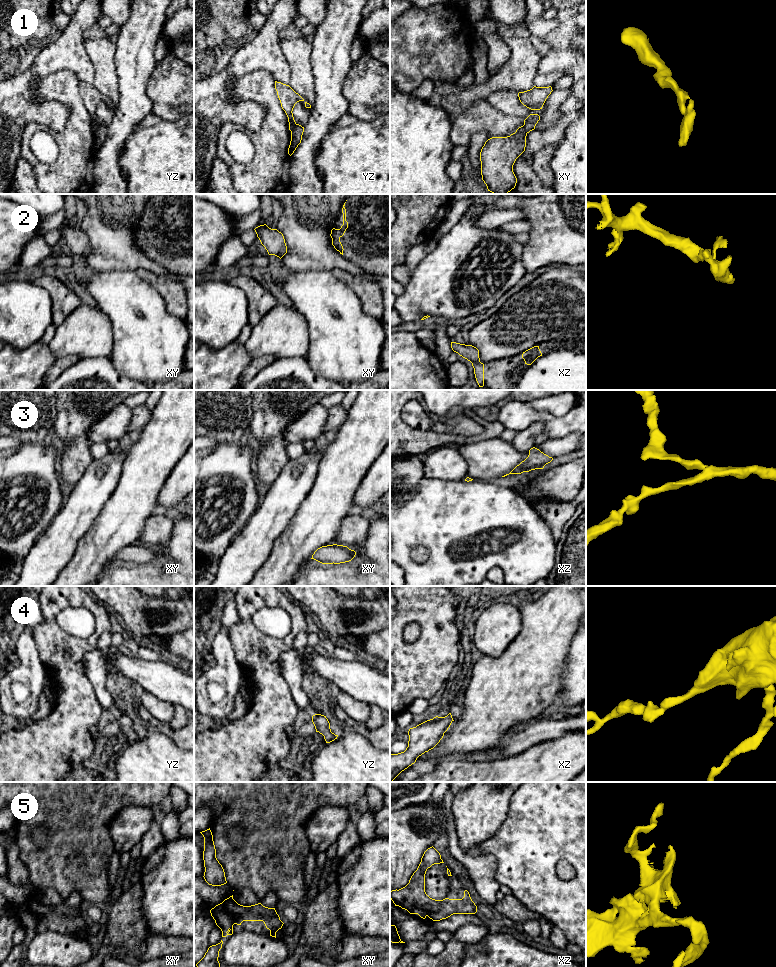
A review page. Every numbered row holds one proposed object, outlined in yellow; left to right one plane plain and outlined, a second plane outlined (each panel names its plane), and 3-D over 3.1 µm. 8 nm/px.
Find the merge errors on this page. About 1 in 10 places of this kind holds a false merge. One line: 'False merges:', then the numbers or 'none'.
False merges: none

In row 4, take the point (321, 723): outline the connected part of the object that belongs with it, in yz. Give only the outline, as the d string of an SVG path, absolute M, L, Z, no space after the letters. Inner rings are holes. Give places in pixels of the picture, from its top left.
M315 714L312 716L312 722L315 726L316 732L319 732L324 736L326 743L330 743L337 739L338 735L331 732L330 723L326 716Z

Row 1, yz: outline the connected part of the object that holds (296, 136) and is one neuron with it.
M275 81L275 89L277 91L281 107L288 117L289 130L291 131L291 141L288 148L288 154L291 156L301 143L304 132L304 127L295 122L292 111L295 104L299 101L304 101L304 99L289 85L281 82Z

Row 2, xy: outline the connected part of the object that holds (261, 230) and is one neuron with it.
M264 224L254 230L269 255L275 255L281 259L287 253L284 236L277 229L271 229Z

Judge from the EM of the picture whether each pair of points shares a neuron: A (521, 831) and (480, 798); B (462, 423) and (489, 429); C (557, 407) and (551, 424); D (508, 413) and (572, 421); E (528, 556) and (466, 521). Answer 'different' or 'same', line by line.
A: different
B: different
C: different
D: same
E: same

